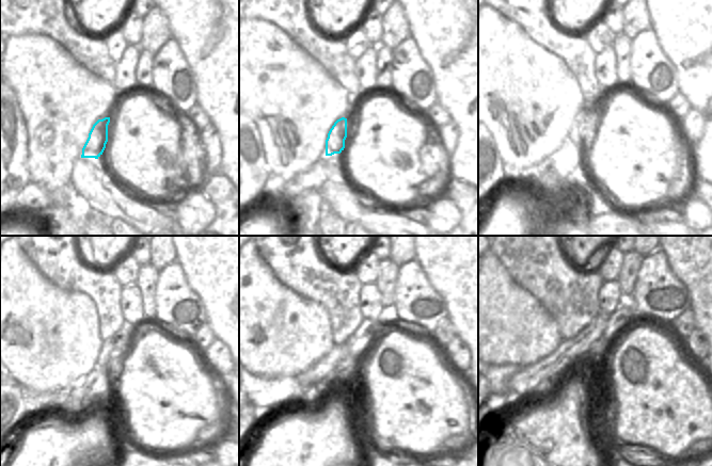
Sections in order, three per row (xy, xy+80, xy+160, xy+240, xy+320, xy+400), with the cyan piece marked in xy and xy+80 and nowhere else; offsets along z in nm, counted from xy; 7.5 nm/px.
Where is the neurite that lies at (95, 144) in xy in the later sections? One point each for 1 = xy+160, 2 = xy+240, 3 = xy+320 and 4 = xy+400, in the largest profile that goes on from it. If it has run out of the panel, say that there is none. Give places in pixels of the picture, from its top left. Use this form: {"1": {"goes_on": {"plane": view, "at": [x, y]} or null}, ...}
{"1": {"goes_on": {"plane": "xy+160", "at": [595, 106]}}, "2": {"goes_on": {"plane": "xy+240", "at": [112, 349]}}, "3": {"goes_on": {"plane": "xy+320", "at": [365, 335]}}, "4": {"goes_on": {"plane": "xy+400", "at": [626, 316]}}}

